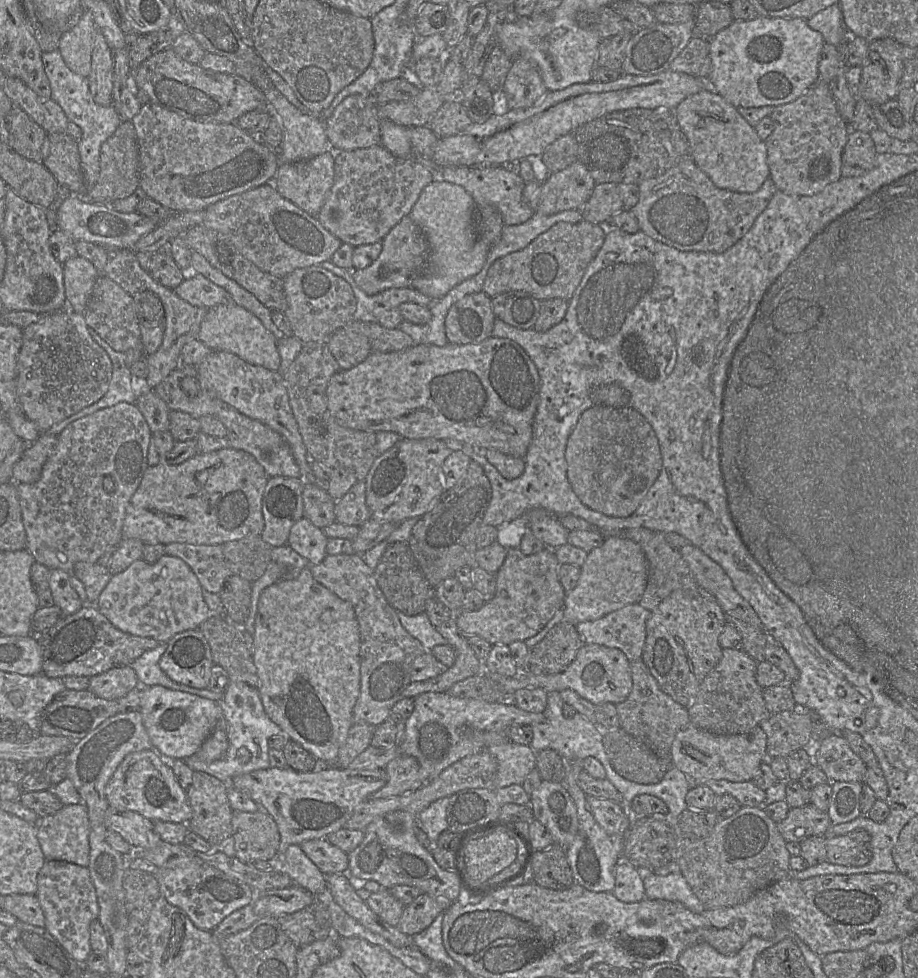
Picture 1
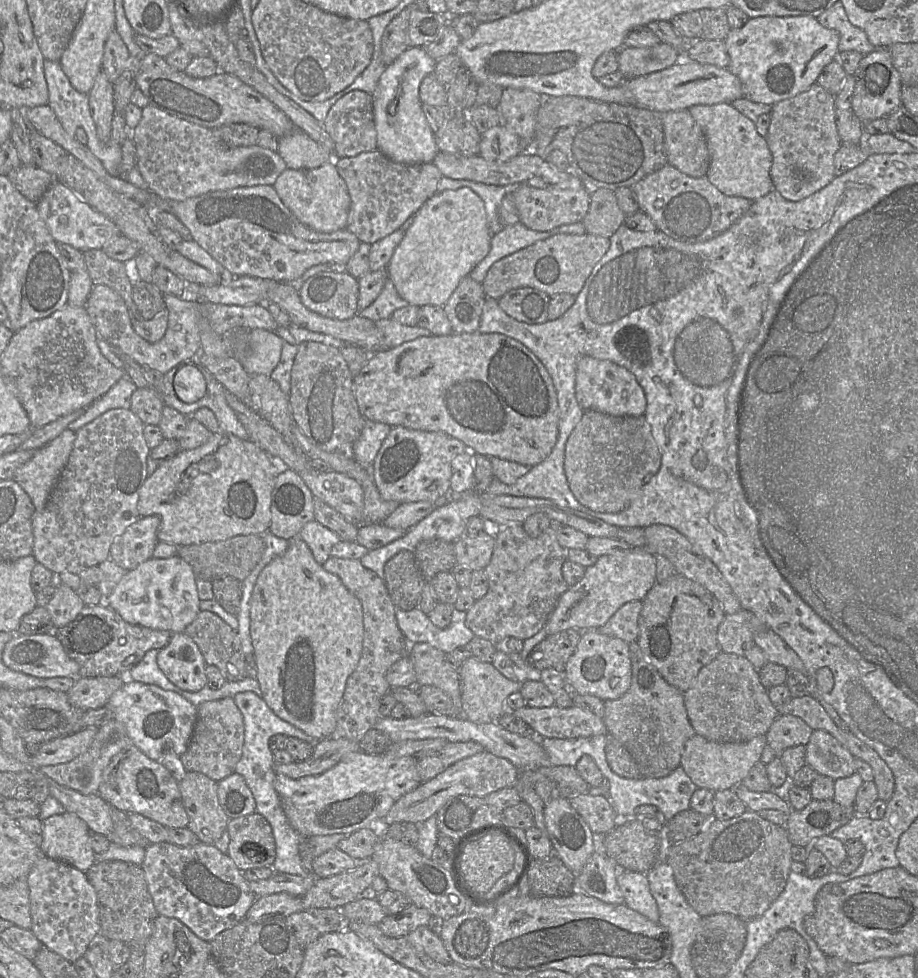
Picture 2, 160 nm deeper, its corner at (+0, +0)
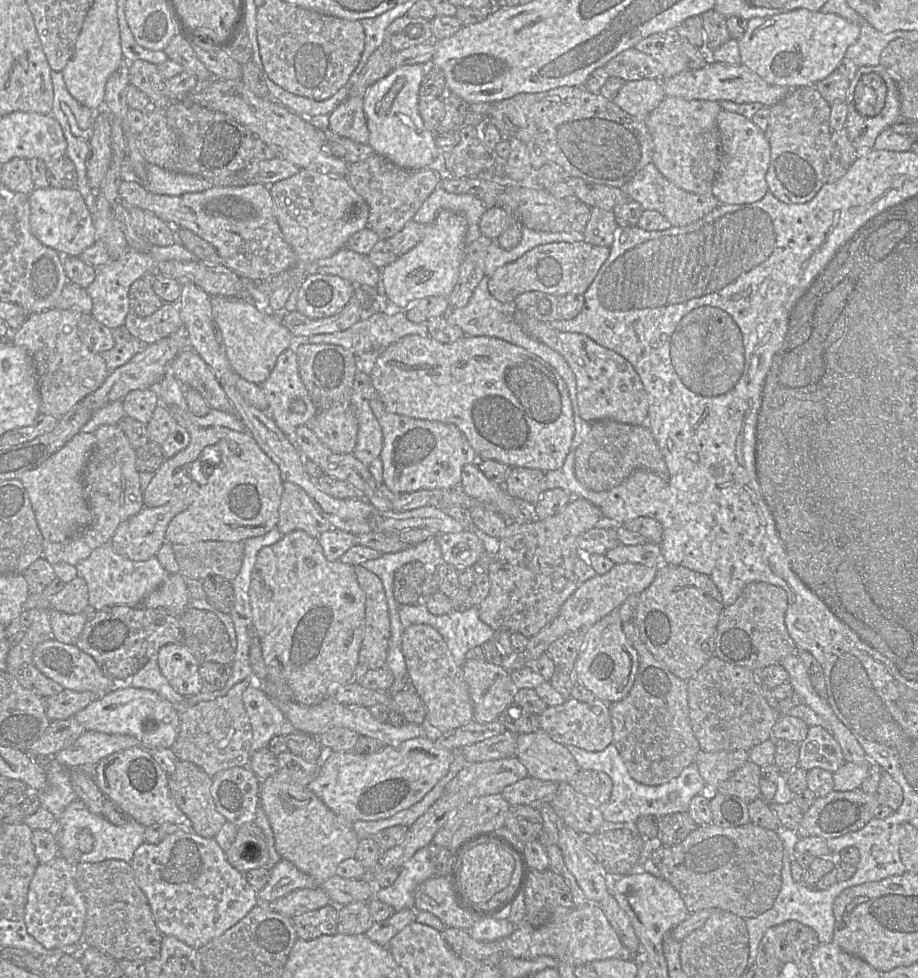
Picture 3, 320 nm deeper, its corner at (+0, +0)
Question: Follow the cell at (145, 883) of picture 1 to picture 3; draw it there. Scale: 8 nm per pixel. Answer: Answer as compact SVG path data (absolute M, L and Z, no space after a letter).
M118 859L78 863L74 865L74 878L86 903L84 947L95 947L117 961L145 962L159 955L164 935L155 923L146 895L135 881L130 863Z

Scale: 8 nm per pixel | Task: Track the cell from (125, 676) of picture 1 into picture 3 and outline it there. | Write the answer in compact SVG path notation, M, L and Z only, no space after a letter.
M63 689L59 694L44 699L45 712L50 722L64 720L73 717L101 695L103 694L91 691L78 692Z

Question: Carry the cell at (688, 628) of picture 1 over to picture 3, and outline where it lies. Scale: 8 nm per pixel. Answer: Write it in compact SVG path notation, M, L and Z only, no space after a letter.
M662 563L653 582L638 596L633 623L653 656L675 676L687 681L715 656L717 625L724 608L721 593L709 576Z

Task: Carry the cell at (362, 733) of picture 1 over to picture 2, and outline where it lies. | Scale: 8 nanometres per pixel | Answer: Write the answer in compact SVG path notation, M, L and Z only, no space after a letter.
M325 738L316 741L312 755L304 761L294 761L290 764L276 764L276 774L282 774L292 779L309 775L320 775L340 762L346 755L360 751L359 742L345 738Z

